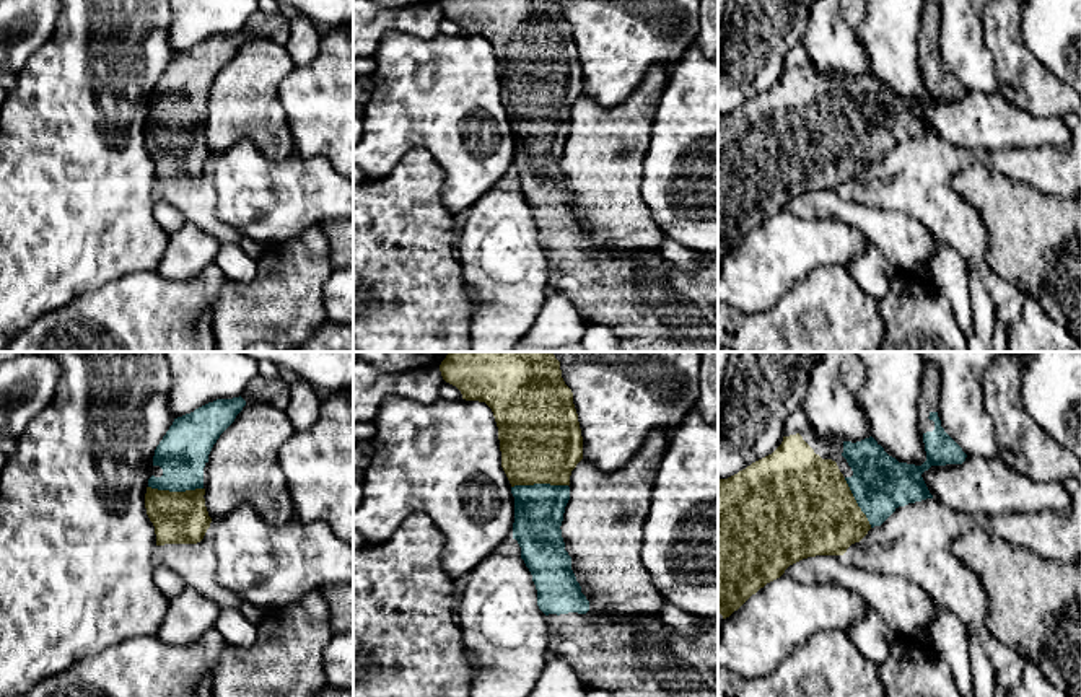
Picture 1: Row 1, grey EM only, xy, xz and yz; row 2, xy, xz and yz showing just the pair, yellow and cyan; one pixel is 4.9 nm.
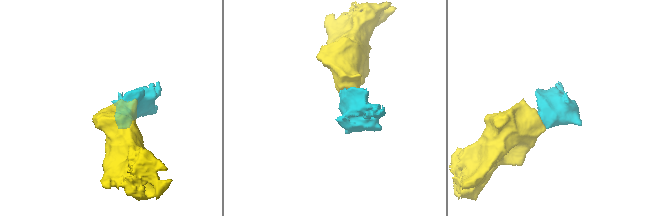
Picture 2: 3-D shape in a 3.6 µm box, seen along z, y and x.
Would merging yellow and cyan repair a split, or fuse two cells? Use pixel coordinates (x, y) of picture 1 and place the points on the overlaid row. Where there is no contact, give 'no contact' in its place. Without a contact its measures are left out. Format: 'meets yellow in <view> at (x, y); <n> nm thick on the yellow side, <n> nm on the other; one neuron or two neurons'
meets yellow in xz at (539, 482); 400 nm thick on the yellow side, 240 nm on the other; one neuron

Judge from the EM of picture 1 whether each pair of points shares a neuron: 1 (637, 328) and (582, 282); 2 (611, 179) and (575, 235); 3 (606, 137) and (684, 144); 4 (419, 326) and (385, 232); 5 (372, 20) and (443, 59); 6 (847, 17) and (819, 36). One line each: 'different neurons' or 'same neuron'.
1: same neuron
2: different neurons
3: different neurons
4: same neuron
5: different neurons
6: same neuron

